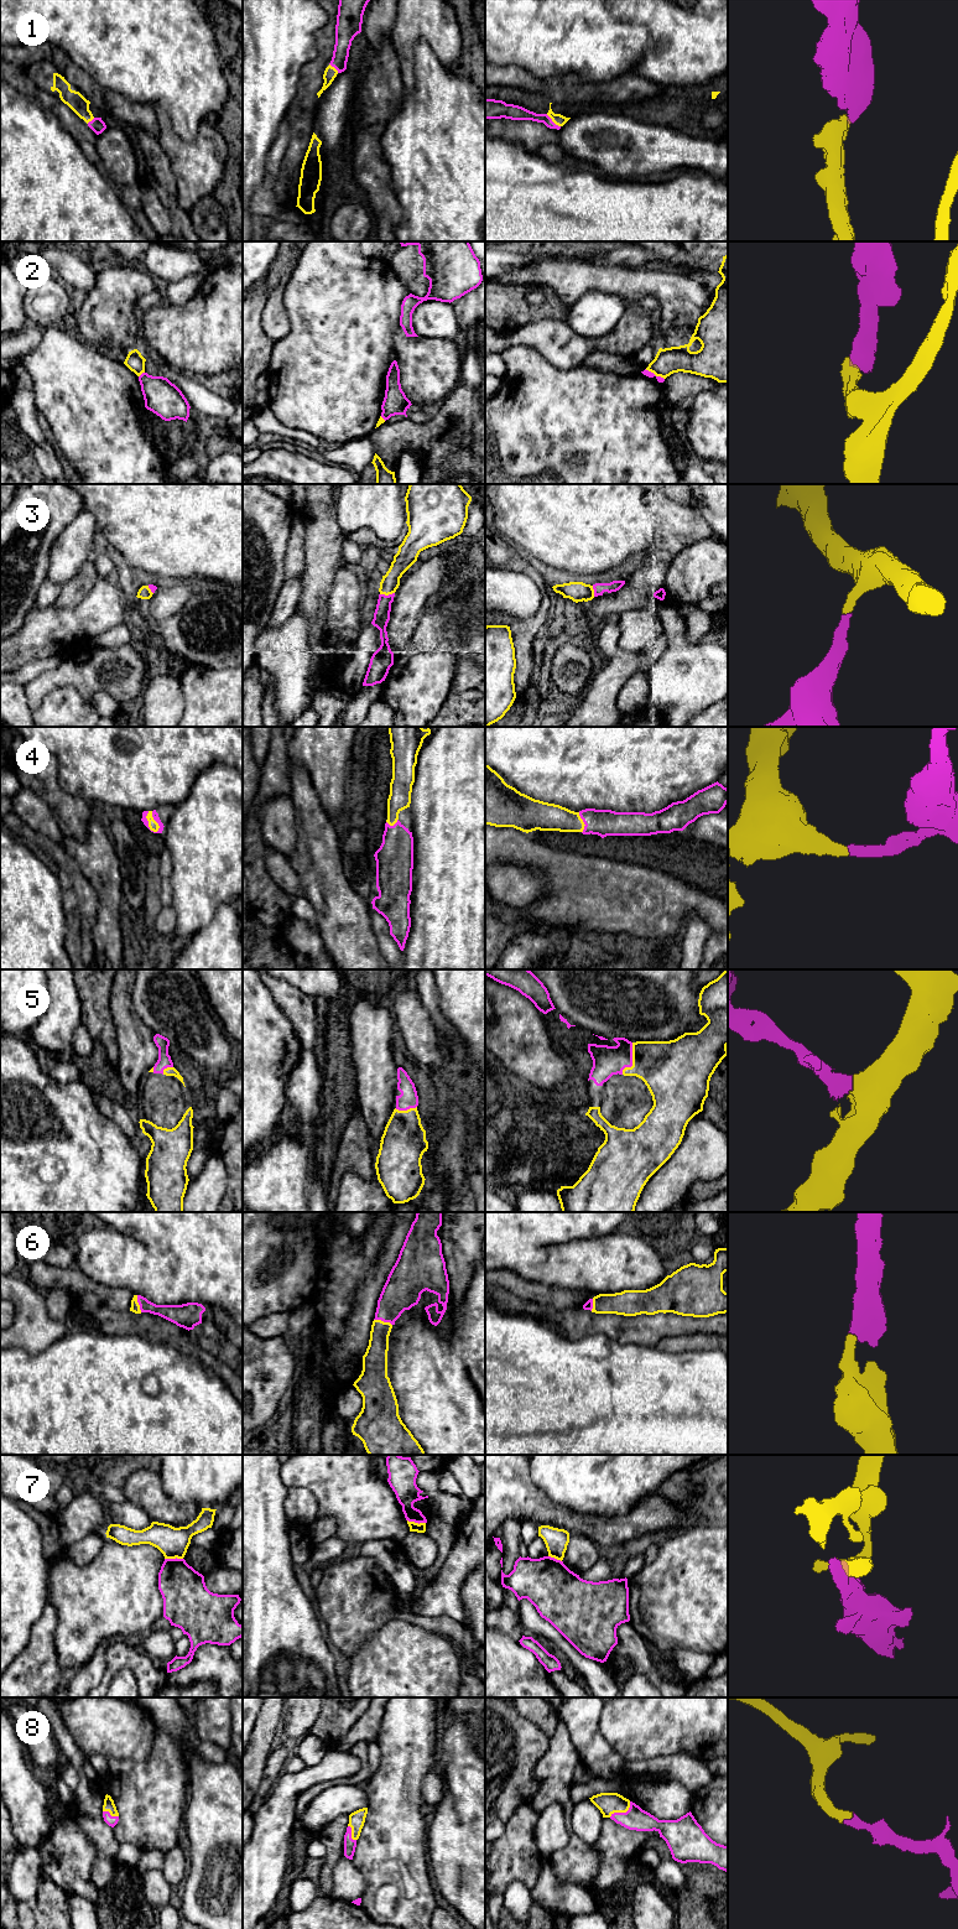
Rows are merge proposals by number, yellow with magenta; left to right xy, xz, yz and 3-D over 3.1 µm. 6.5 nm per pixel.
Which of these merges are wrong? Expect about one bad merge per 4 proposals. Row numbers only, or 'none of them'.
2, 7

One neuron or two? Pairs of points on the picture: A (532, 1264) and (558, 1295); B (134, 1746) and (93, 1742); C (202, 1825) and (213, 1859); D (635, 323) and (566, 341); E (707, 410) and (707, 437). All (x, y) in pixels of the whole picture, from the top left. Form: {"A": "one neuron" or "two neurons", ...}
{"A": "two neurons", "B": "one neuron", "C": "one neuron", "D": "one neuron", "E": "one neuron"}

